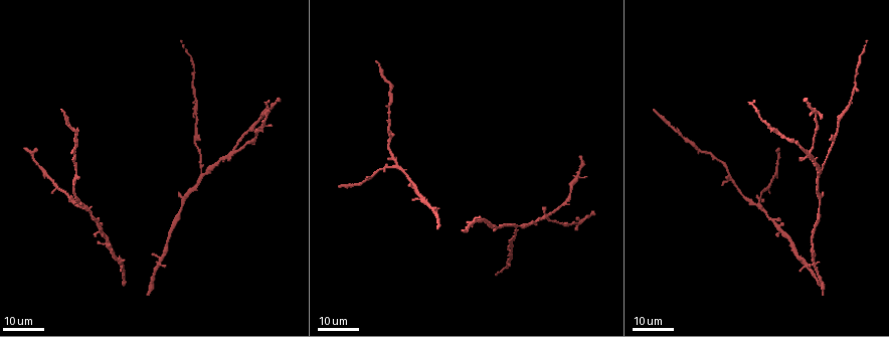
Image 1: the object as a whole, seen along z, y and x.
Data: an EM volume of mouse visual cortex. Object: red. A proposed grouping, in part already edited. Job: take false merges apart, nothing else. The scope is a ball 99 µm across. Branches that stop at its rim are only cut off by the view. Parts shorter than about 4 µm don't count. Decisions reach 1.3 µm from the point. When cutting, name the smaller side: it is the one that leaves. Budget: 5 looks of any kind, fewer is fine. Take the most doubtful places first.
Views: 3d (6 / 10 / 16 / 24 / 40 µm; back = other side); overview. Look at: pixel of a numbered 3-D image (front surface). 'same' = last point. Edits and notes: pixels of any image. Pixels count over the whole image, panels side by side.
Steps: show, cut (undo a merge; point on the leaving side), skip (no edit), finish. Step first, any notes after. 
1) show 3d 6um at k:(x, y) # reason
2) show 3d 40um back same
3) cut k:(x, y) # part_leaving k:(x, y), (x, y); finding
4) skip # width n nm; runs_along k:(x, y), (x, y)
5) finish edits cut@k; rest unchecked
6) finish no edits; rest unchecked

show 3d 24um at 1:(202, 174) # three arms meet

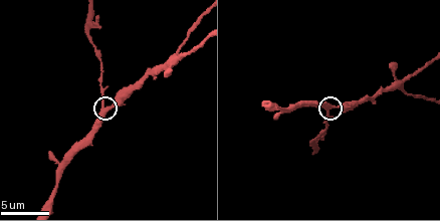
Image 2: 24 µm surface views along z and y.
show 3d 6um at 2:(105, 109)

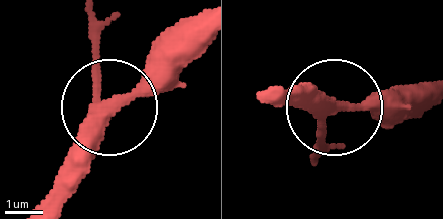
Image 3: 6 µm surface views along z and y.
skip # runs_along 3:(42, 203), (96, 117), (154, 94), (202, 49); continuous, no second cell

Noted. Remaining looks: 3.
show 3d 16um at 1:(194, 85) # three arms meet

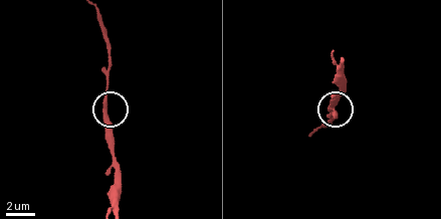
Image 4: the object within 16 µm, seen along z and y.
show 3d 10um at 4:(105, 110)

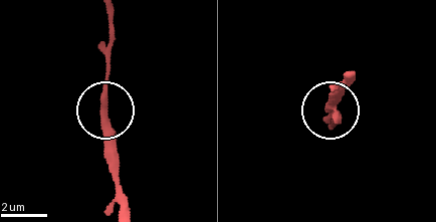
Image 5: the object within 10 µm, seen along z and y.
skip # arms 3; runs_along 5:(123, 202), (105, 109), (105, 48); continuous, no second cell

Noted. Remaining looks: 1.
show 3d 16um at 2:(401, 86)

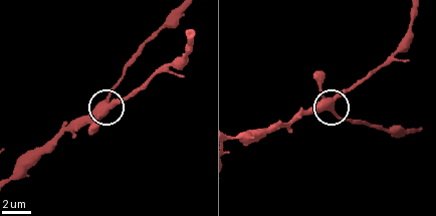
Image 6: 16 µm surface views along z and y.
skip # side_arm 19 um; one cell here

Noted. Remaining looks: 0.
finish no edits; rest unchecked

